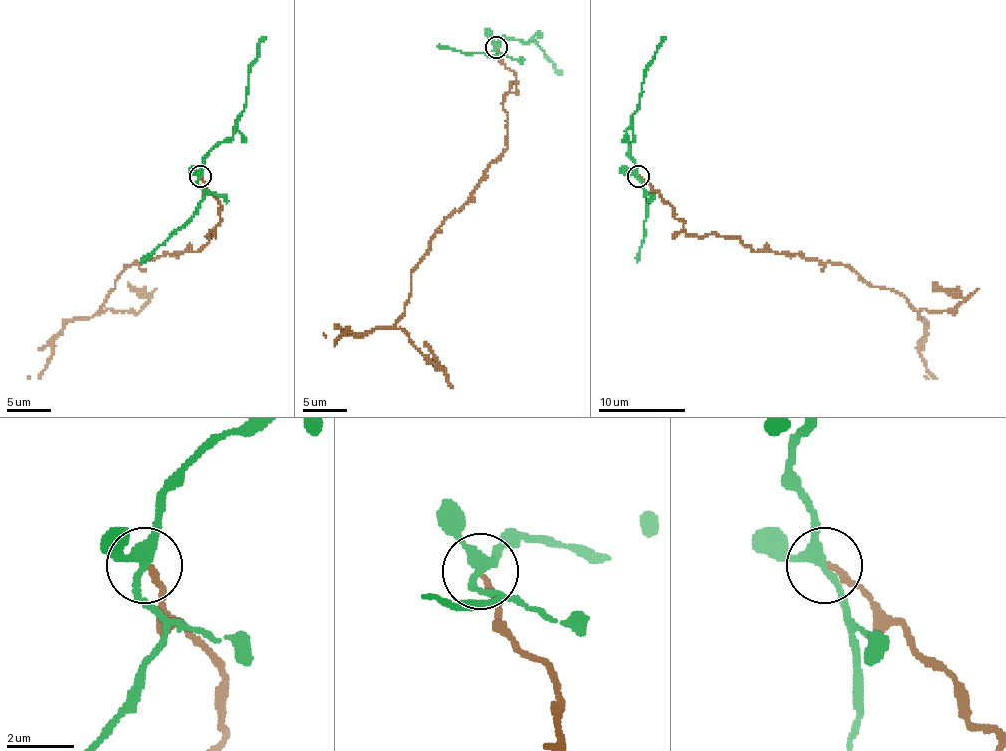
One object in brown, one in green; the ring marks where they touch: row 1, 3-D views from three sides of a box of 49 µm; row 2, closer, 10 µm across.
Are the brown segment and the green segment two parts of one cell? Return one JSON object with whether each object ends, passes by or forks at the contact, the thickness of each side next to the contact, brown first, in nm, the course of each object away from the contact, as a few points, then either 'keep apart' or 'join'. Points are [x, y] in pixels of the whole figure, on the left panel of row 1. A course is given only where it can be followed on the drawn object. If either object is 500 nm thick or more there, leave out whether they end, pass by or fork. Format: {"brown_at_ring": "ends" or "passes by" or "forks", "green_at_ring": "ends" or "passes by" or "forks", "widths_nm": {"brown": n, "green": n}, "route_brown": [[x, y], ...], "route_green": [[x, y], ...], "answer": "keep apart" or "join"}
{"brown_at_ring": "ends", "green_at_ring": "forks", "widths_nm": {"brown": 160, "green": 280}, "route_brown": [[200, 177], [220, 203], [211, 238], [196, 251], [134, 262], [91, 317], [67, 321], [47, 367], [27, 376]], "route_green": [[200, 177], [202, 159], [233, 135], [246, 102], [248, 70], [257, 59], [257, 46], [266, 37]], "answer": "keep apart"}

